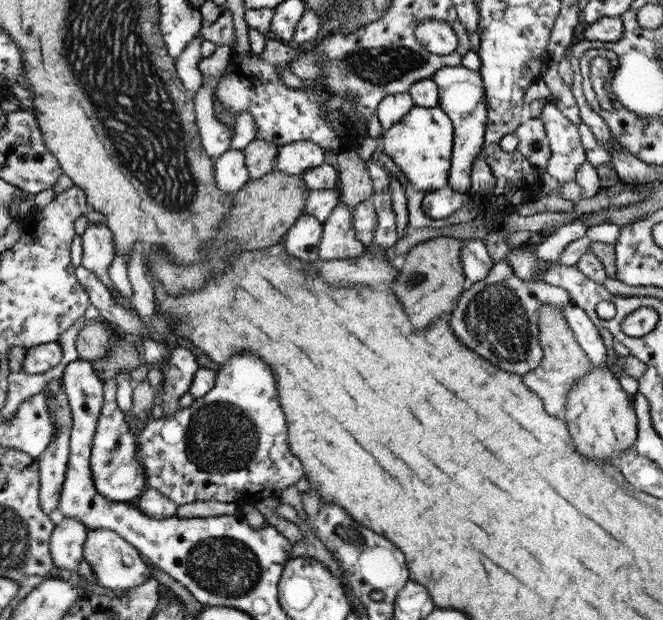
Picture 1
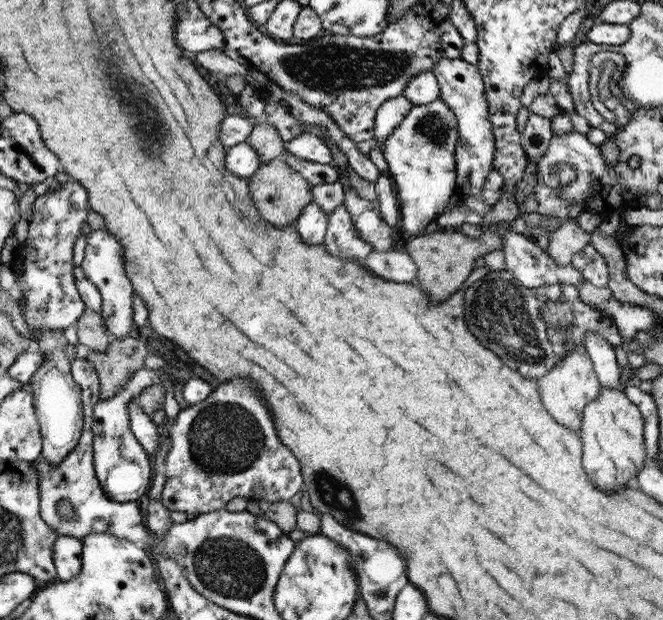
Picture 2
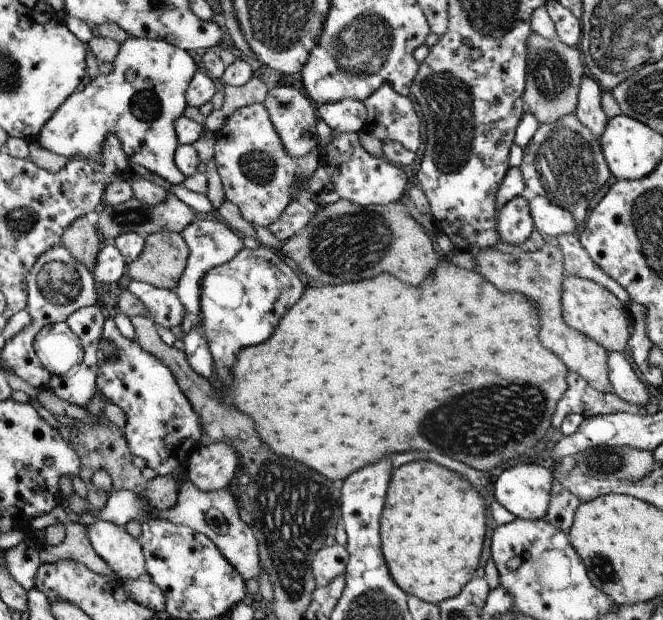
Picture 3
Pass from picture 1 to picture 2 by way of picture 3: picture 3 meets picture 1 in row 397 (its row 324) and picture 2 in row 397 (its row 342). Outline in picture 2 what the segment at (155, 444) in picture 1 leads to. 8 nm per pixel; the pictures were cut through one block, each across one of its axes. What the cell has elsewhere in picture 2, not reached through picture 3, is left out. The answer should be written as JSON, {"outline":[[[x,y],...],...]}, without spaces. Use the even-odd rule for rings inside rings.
{"outline":[[[242,377],[220,383],[206,400],[181,408],[176,420],[169,424],[173,443],[166,455],[161,503],[169,510],[186,512],[194,518],[198,514],[224,509],[236,496],[248,501],[289,501],[296,492],[304,489],[300,461],[280,440],[276,422],[271,418],[266,398],[260,398],[260,392],[250,388]]]}

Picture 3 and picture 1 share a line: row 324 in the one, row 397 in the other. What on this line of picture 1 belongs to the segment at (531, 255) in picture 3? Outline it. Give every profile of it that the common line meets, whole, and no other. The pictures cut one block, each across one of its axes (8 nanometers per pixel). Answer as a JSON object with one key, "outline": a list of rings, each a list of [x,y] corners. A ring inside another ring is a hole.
{"outline":[[[550,304],[542,305],[538,309],[538,323],[539,343],[543,350],[543,358],[536,368],[522,376],[522,380],[528,389],[534,391],[543,400],[545,411],[550,416],[563,418],[569,392],[574,389],[576,381],[586,377],[592,364],[584,349],[578,344],[560,309]]]}

